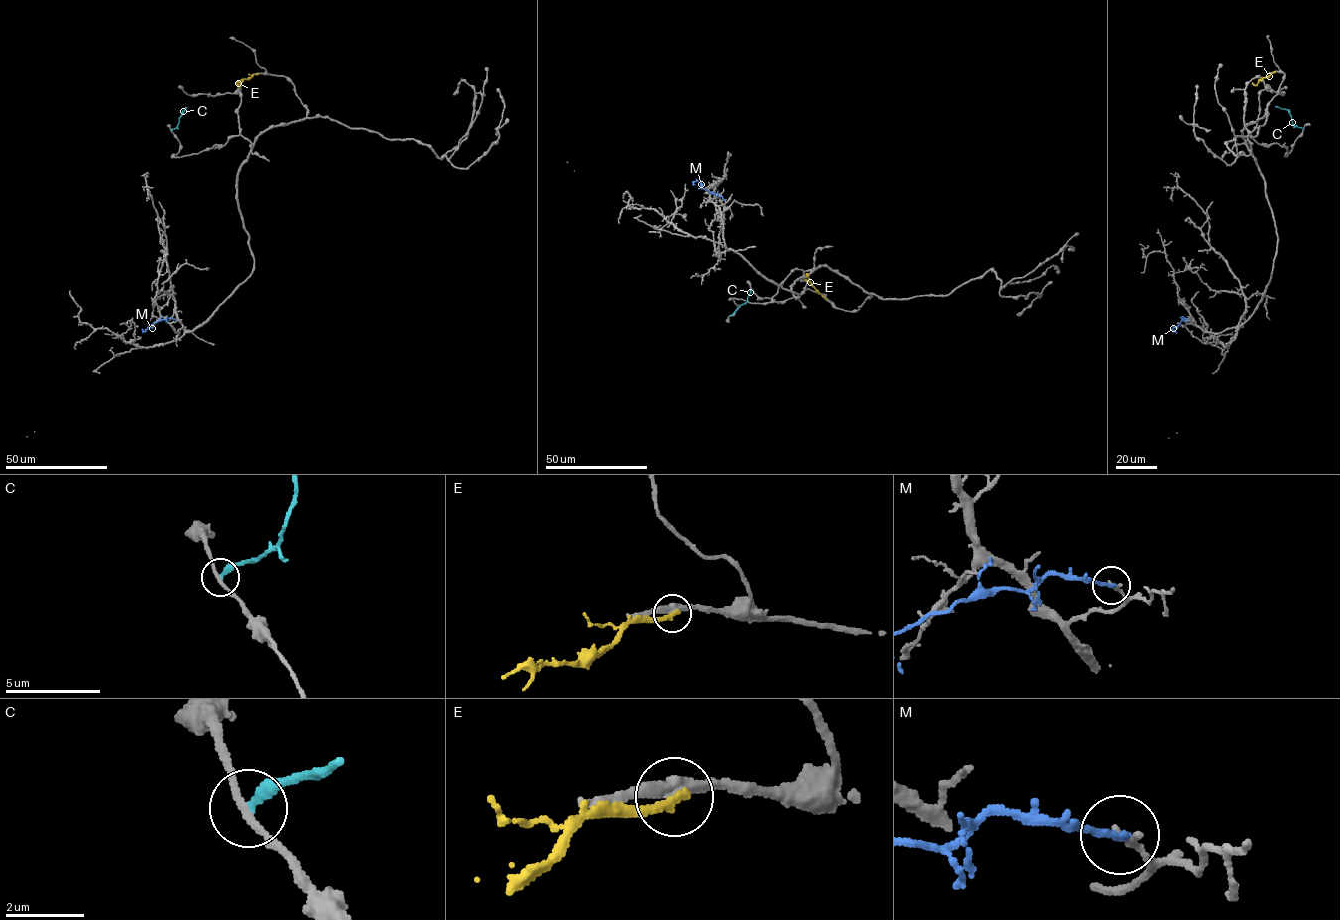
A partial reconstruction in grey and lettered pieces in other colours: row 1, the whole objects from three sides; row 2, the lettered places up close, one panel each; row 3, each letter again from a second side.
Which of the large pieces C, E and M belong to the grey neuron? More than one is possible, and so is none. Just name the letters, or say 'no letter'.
no letter

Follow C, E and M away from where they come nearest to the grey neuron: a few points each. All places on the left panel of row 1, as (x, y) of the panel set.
C: (171, 130), (176, 128), (186, 107)
E: (258, 73), (244, 79), (239, 87), (236, 84)
M: (175, 319), (160, 319), (142, 333)

